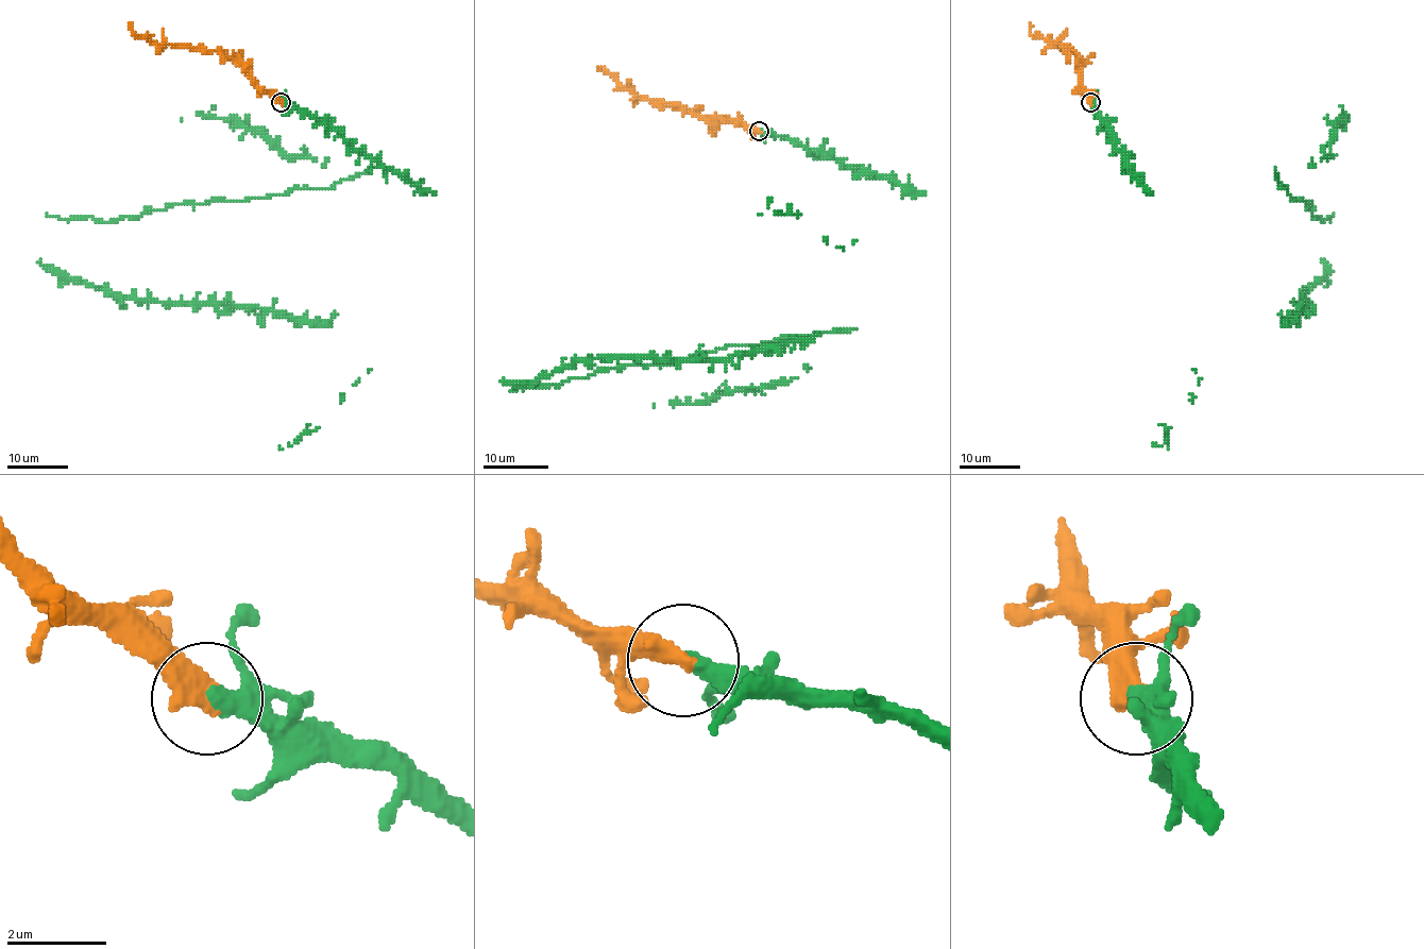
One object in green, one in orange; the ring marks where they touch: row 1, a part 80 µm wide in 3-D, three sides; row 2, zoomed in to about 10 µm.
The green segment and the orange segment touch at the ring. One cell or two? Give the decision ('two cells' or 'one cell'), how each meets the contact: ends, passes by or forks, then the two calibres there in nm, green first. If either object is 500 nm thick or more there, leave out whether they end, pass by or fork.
one cell; 400 nm thick on the green side, 500 nm on the other

